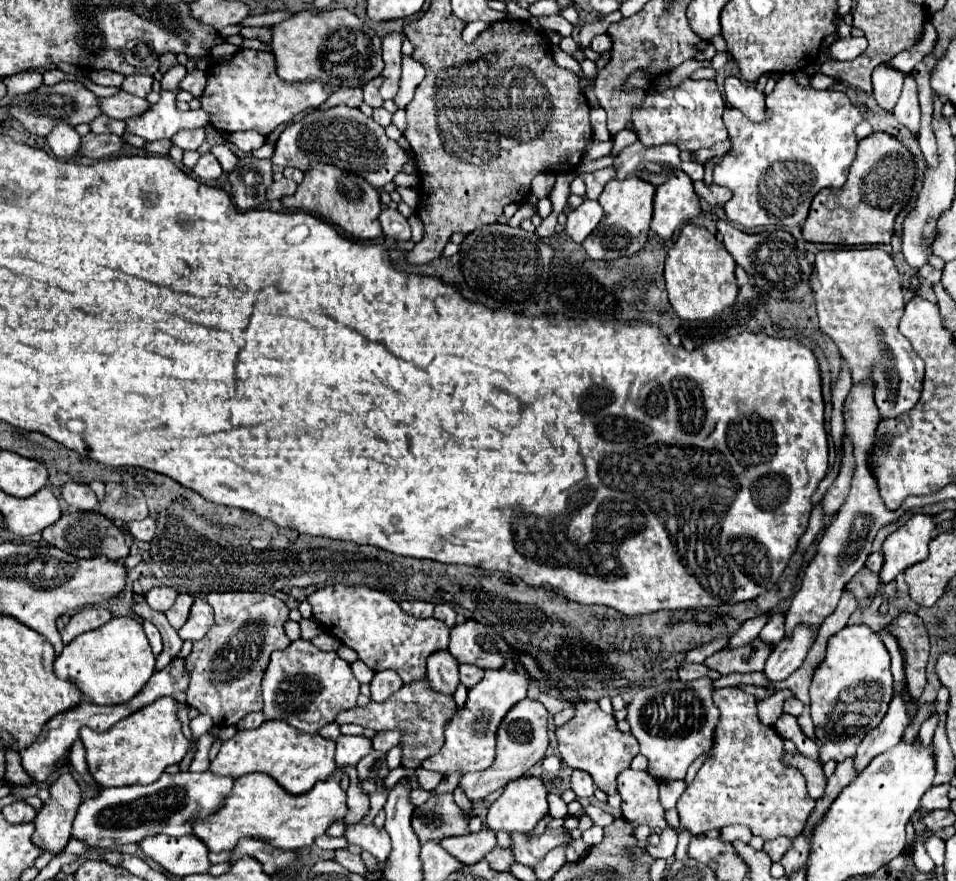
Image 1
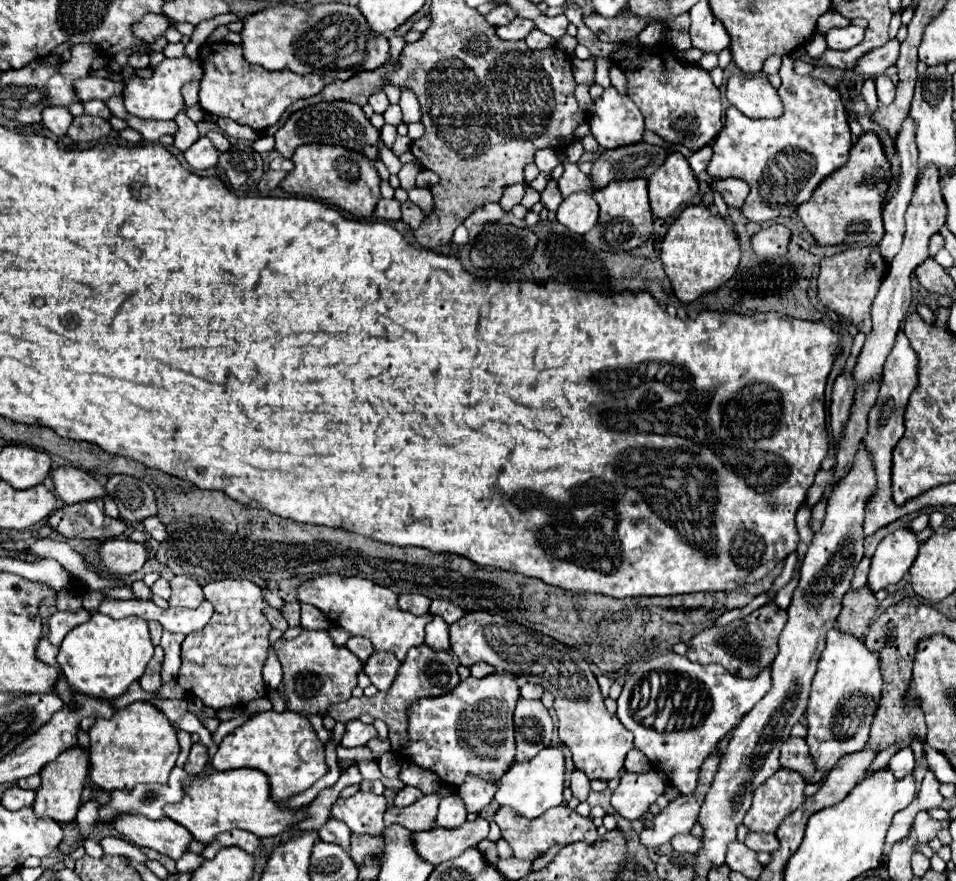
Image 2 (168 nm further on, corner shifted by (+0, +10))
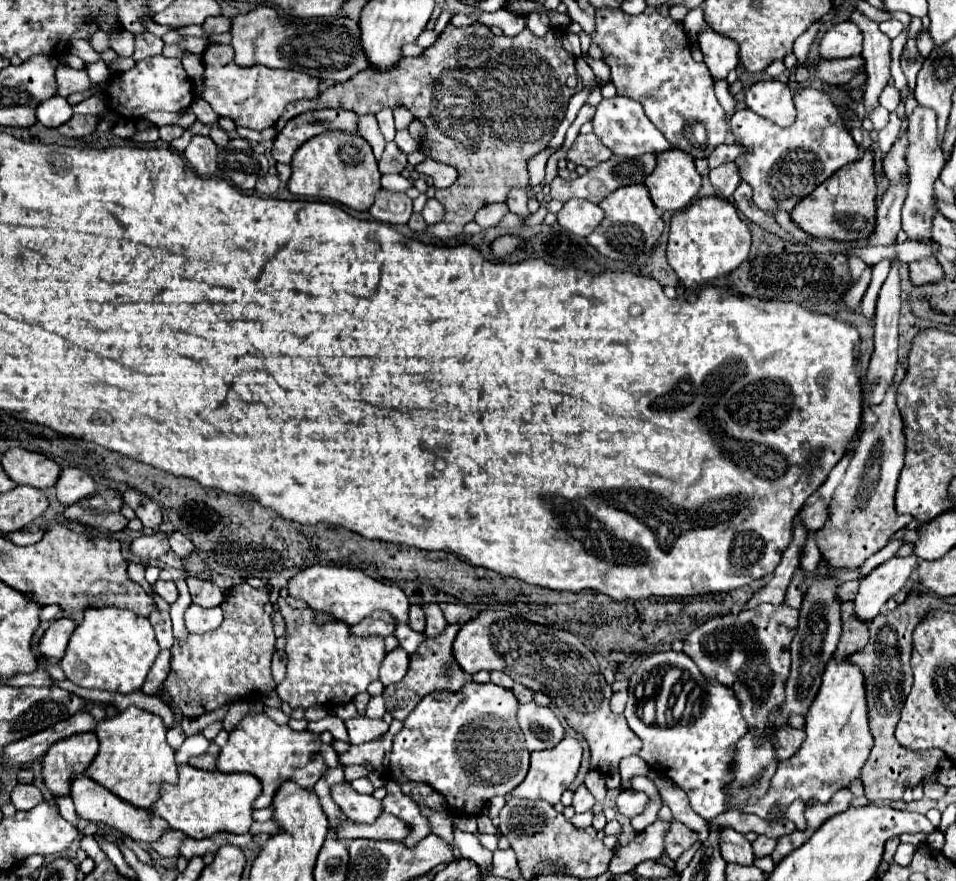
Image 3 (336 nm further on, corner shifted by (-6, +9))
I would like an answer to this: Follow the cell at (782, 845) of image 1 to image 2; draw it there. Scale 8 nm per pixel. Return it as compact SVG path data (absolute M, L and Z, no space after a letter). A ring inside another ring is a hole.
M752 831L746 835L744 843L752 851L768 851L768 853L776 851L776 845L778 845L778 841L772 833L752 833Z

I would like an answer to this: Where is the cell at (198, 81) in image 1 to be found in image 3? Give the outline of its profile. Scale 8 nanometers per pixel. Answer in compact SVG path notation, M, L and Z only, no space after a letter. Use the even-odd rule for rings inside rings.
M164 56L146 58L142 62L136 62L132 70L122 72L118 78L110 80L108 104L116 114L124 118L132 118L134 112L136 112L136 118L154 110L180 112L180 110L186 110L192 104L192 100L194 100L194 86L180 58L164 58Z

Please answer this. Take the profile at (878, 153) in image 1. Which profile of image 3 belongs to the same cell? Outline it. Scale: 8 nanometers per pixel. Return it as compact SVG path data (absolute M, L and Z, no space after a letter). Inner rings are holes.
M868 148L864 156L850 166L834 172L830 182L824 182L810 196L802 200L790 214L792 220L810 236L832 238L838 242L858 242L866 234L874 232L874 210L876 210L876 180L874 180L874 152Z

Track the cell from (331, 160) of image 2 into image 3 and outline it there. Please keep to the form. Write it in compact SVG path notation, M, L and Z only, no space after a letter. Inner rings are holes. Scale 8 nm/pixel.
M326 132L298 148L292 158L288 190L296 196L312 196L344 204L352 210L368 210L380 190L380 170L370 144L360 134Z

